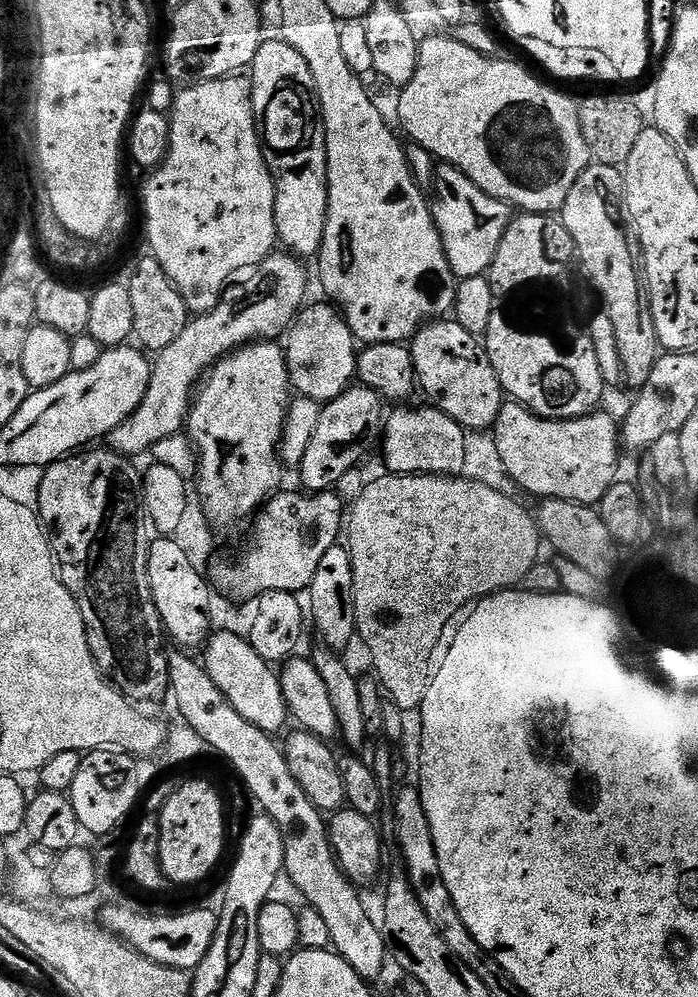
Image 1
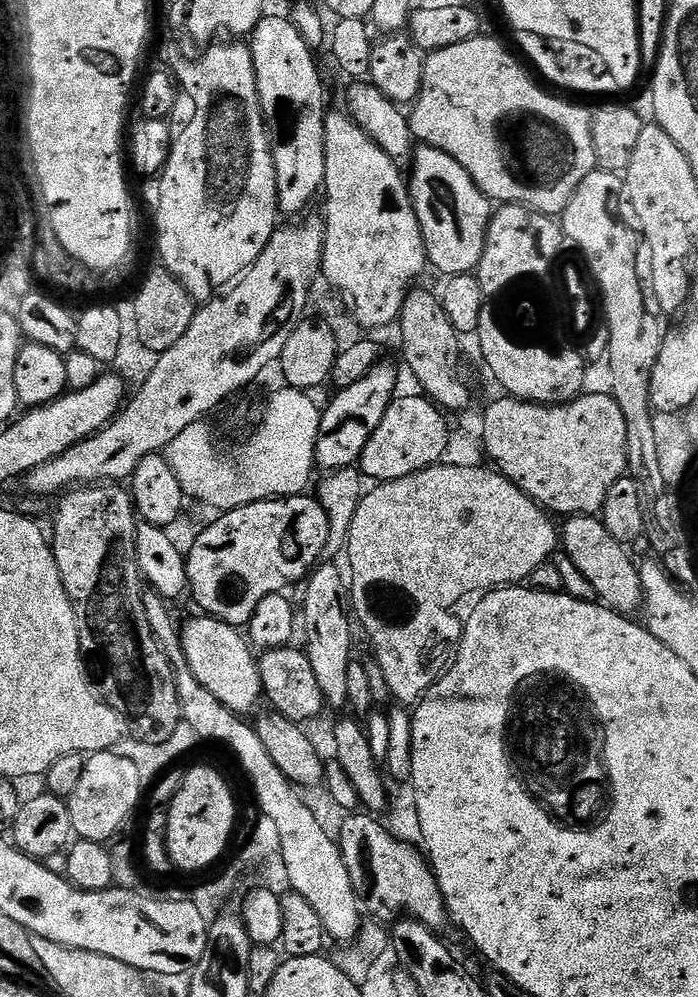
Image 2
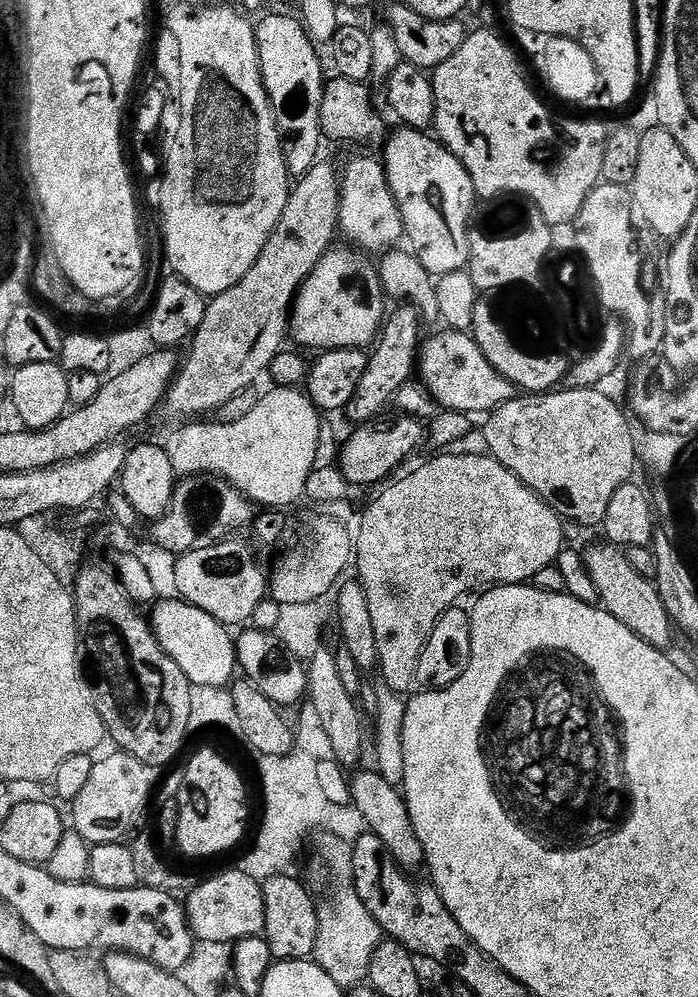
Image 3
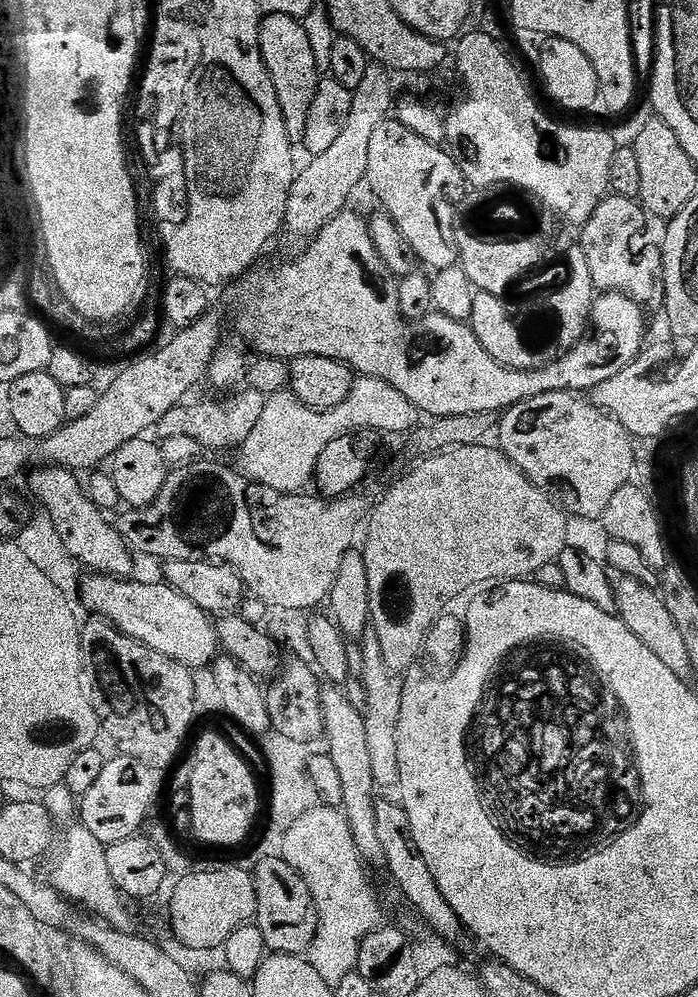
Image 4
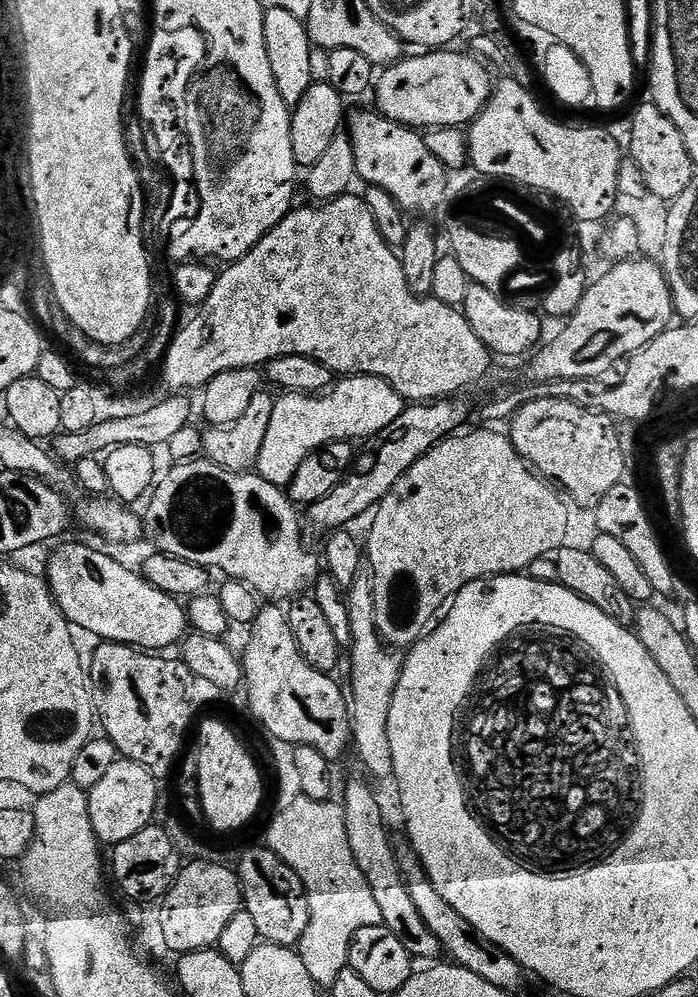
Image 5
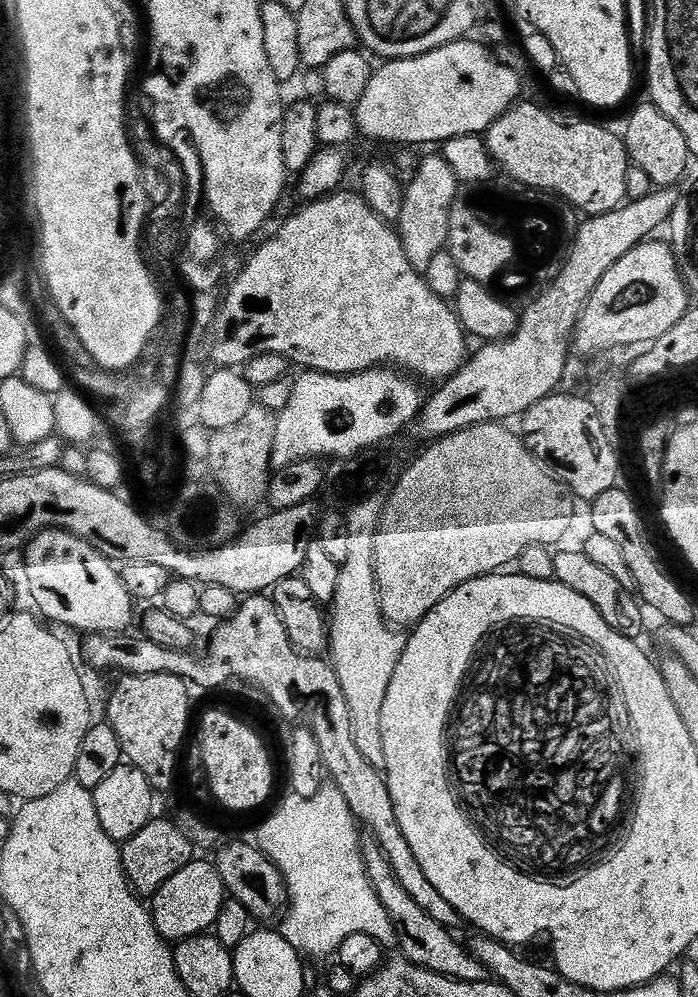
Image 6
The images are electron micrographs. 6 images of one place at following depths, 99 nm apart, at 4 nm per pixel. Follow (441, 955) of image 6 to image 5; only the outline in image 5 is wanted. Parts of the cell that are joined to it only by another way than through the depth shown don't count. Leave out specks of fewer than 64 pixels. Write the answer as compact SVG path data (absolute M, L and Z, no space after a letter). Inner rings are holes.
M352 780L344 788L342 807L346 838L350 838L350 854L354 854L358 870L362 870L362 878L370 882L370 890L378 902L378 910L382 910L382 925L398 936L402 945L406 946L406 950L417 961L435 961L435 956L442 952L440 943L438 938L434 938L434 934L430 934L430 926L422 922L422 914L418 914L414 898L410 898L410 890L396 861L393 837L388 837L388 828L384 825L384 812L380 809L379 798L372 793L372 788L366 781Z

